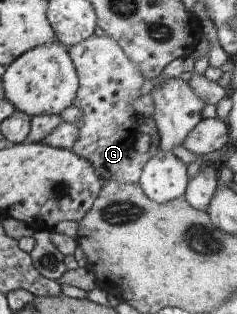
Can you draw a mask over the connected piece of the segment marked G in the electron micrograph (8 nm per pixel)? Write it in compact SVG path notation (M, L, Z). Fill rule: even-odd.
M92 34L88 39L71 45L68 50L79 79L73 105L82 109L83 115L82 121L74 123L79 129L79 138L71 150L87 159L103 182L138 182L142 167L146 165L150 155L140 155L134 149L140 124L132 101L140 97L140 88L146 78L140 68L128 59L120 45L106 34Z

